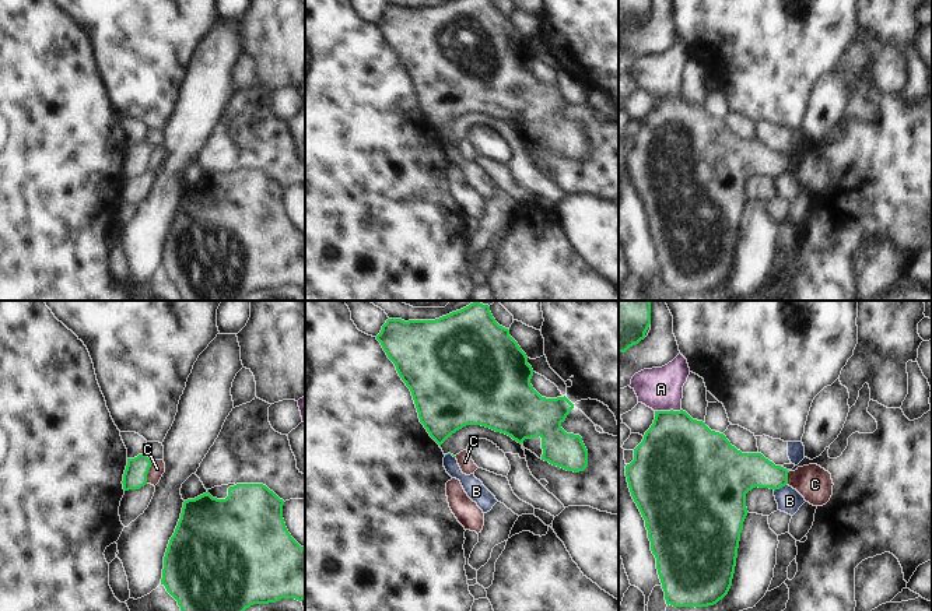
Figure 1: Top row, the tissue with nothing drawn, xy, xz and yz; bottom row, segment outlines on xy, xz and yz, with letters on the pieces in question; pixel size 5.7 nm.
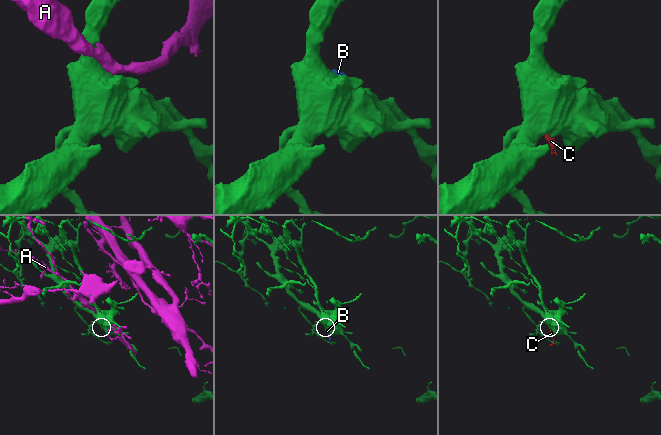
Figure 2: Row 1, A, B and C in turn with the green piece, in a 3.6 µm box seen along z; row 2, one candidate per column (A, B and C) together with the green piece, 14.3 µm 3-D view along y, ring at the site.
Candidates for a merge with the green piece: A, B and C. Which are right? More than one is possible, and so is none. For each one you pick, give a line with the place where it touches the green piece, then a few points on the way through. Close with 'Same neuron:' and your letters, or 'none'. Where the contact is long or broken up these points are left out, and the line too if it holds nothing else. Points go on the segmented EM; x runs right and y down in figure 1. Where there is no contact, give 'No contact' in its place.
Same neuron: none

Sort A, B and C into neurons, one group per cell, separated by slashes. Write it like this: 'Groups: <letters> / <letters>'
Groups: A / B / C

